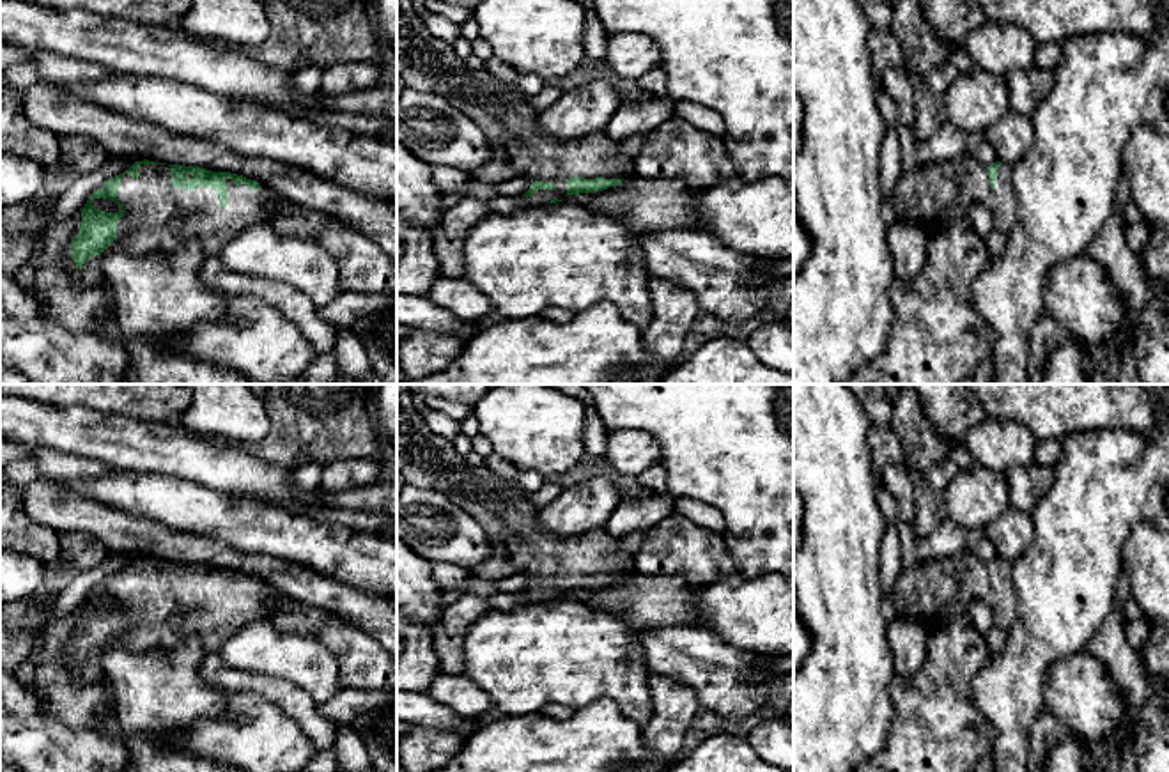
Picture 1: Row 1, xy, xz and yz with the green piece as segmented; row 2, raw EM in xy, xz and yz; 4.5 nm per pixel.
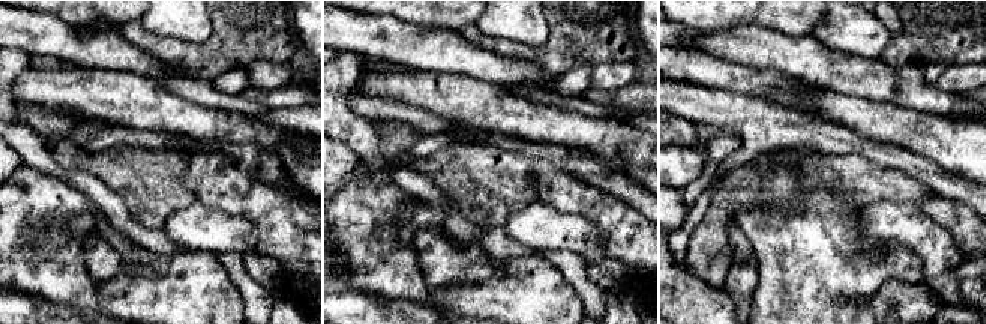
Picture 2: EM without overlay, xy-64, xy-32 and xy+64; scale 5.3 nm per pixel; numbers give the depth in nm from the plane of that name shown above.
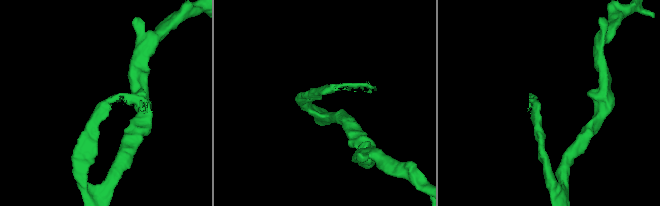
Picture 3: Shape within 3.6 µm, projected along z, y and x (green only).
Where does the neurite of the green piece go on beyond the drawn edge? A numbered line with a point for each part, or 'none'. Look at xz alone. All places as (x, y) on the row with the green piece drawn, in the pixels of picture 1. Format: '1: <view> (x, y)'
1: xz (502, 110)

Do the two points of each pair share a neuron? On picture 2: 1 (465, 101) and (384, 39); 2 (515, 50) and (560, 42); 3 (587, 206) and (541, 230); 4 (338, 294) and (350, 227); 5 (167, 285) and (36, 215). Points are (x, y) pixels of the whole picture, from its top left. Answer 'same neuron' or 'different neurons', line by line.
1: different neurons
2: same neuron
3: different neurons
4: different neurons
5: same neuron

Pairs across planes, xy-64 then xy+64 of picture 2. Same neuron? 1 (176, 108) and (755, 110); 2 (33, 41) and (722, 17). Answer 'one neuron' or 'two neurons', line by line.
1: two neurons
2: two neurons

